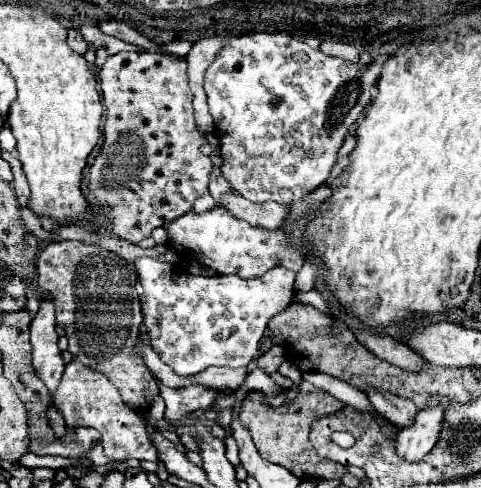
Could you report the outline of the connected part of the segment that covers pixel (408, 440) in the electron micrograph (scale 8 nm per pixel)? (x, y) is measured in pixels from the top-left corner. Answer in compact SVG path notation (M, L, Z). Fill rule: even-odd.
M430 402L426 408L418 410L412 426L400 428L396 434L396 452L408 460L418 462L432 450L432 446L438 440L440 424L442 424L442 412L444 408L440 402Z

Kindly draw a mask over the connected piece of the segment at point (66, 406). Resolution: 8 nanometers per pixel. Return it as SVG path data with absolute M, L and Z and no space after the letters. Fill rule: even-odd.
M80 362L66 364L60 386L52 394L52 404L64 416L66 426L84 426L98 430L102 434L104 454L110 460L158 460L156 448L152 446L146 432L146 420L122 402L120 392L116 392L112 382L108 382L106 374L100 374Z

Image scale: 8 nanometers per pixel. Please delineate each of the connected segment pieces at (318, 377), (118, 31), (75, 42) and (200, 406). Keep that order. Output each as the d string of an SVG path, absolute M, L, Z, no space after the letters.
M304 372L302 378L312 382L316 388L322 388L324 392L332 394L340 402L354 406L356 410L364 412L368 408L368 398L362 390L358 390L358 388L354 388L354 386L334 378L334 376L328 376L328 374L322 374L322 372Z
M104 22L104 24L100 24L100 30L102 30L104 34L116 36L116 38L120 38L120 40L126 40L126 42L132 42L132 44L140 44L144 50L162 52L154 42L150 42L148 38L144 38L142 34L138 34L134 28L130 28L130 26L124 24L124 22Z
M70 28L70 30L68 30L68 46L70 46L72 50L76 50L78 54L84 54L84 52L88 50L88 42L82 38L80 30L76 30L76 28Z
M156 378L160 396L166 402L166 422L174 422L174 420L182 420L188 412L194 410L206 410L212 406L218 390L208 390L208 386L184 386L184 388L170 388L164 382L160 382L160 378Z

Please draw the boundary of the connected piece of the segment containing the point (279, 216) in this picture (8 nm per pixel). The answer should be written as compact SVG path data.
M226 194L222 196L222 206L232 212L236 218L246 220L250 226L256 228L266 228L266 230L282 230L290 210L284 208L278 202L264 202L264 204L254 204L240 194Z

